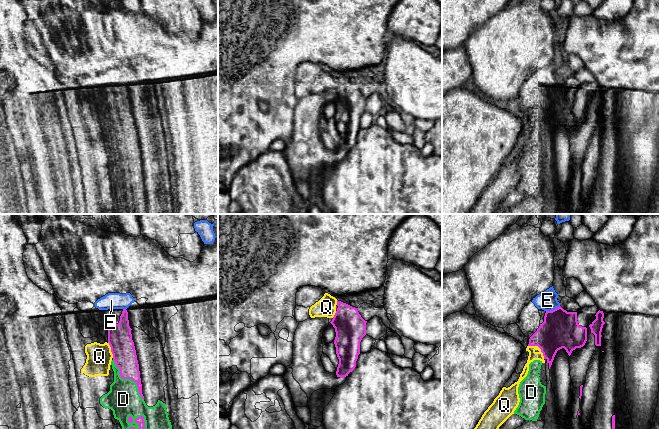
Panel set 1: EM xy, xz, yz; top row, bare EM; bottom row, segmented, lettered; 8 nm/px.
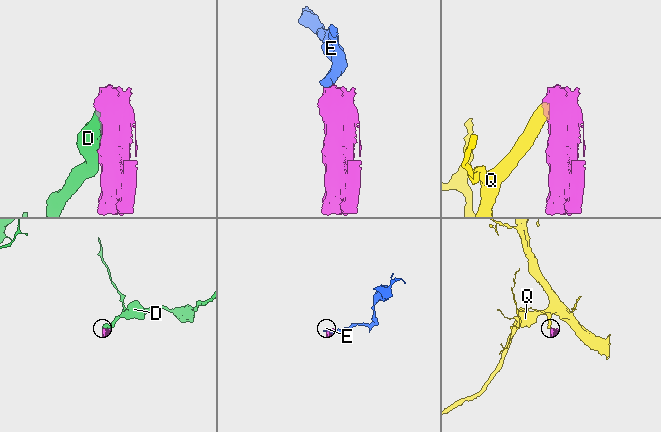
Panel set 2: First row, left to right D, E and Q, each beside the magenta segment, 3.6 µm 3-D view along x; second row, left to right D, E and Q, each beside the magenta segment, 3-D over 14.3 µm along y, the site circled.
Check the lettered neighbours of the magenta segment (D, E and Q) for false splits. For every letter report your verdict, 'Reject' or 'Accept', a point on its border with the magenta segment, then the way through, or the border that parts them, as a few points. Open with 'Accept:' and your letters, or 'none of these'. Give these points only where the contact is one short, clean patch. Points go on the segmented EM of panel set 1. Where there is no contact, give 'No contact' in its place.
Accept: D
D: Accept. Touches magenta at xy (141, 416)
E: Reject. Touches magenta at yz (552, 310). Boundary: yz (559, 305), (546, 311)
Q: Reject. Touches magenta at yz (539, 347)

